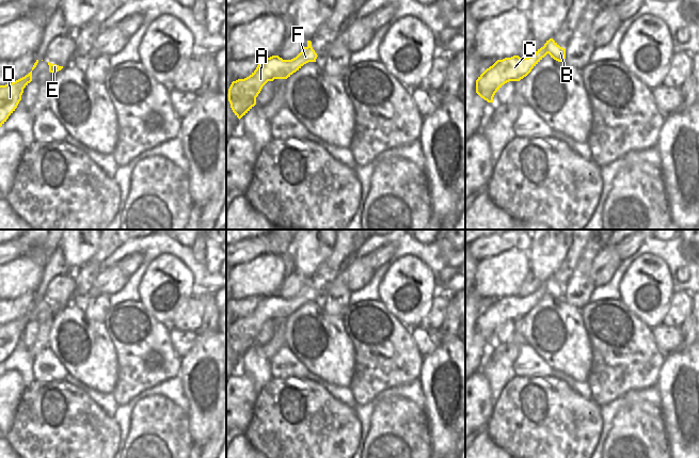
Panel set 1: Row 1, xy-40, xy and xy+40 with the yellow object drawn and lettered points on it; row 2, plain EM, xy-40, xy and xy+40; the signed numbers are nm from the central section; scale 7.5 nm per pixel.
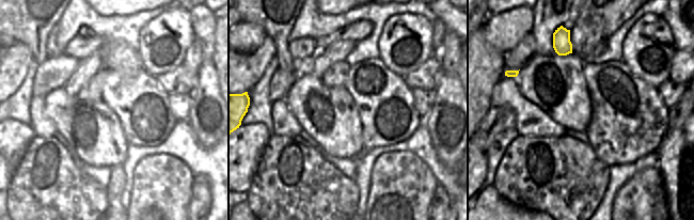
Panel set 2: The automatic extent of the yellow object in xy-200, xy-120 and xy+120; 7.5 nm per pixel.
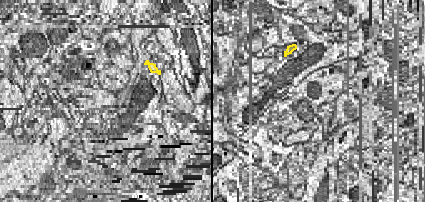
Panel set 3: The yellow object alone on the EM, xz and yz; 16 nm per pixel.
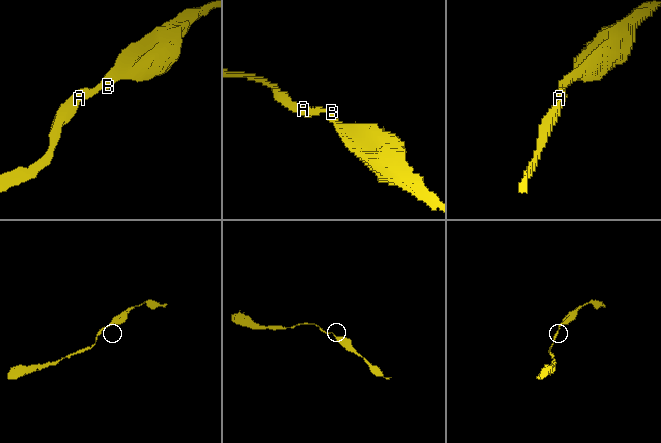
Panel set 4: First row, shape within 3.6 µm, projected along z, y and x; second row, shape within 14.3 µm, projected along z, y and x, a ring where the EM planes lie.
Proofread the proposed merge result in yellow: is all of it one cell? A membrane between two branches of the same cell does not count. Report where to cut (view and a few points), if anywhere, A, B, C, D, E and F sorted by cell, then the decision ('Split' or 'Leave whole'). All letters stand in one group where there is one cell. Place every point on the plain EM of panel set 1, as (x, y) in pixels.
No split. Groups: A B C D E F. Leave whole.

